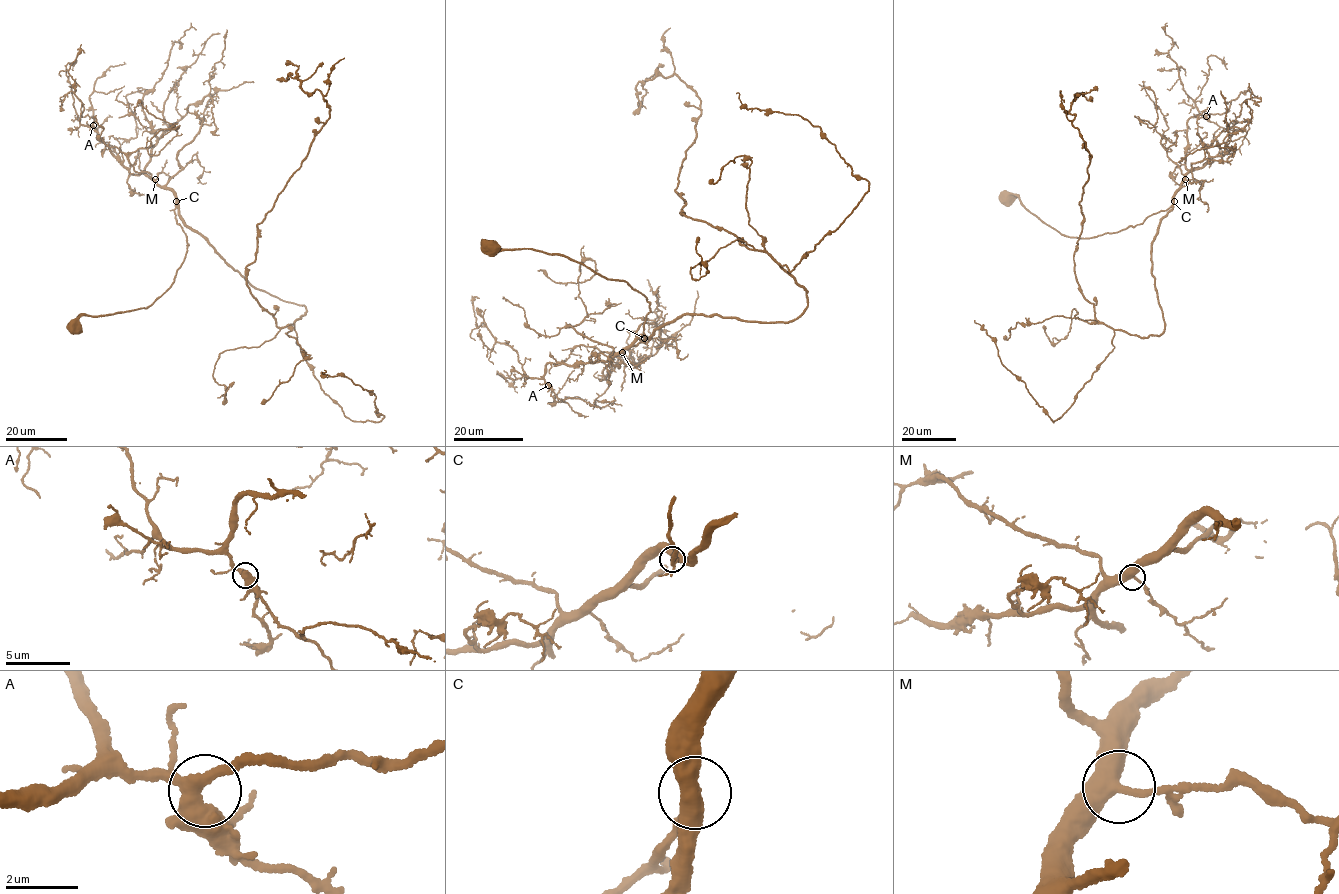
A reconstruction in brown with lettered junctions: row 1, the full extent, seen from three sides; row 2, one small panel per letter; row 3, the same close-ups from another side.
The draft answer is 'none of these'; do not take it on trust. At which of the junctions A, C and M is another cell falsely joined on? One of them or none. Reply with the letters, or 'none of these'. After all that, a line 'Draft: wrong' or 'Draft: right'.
none of these
Draft: right

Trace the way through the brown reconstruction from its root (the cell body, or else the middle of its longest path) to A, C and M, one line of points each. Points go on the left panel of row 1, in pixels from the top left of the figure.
A: (75, 328), (80, 315), (153, 304), (171, 287), (188, 244), (175, 217), (175, 194), (132, 174), (93, 125)
C: (75, 328), (70, 328), (80, 315), (111, 314), (147, 308), (171, 287), (188, 244), (175, 217), (176, 201)
M: (75, 328), (70, 328), (80, 315), (147, 308), (171, 287), (188, 244), (175, 217), (175, 194), (155, 179)

